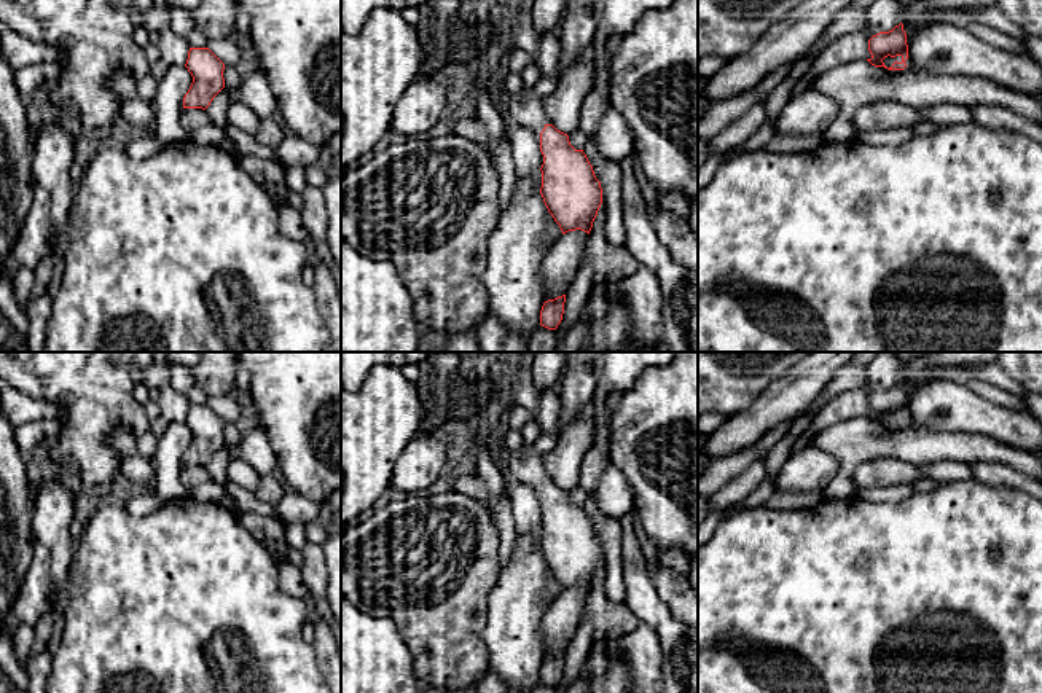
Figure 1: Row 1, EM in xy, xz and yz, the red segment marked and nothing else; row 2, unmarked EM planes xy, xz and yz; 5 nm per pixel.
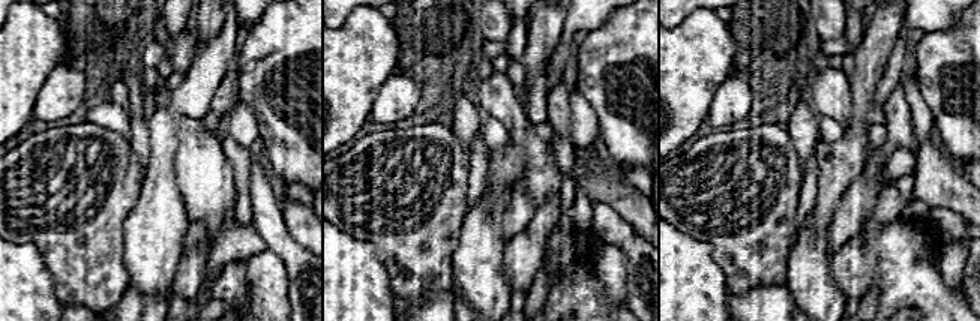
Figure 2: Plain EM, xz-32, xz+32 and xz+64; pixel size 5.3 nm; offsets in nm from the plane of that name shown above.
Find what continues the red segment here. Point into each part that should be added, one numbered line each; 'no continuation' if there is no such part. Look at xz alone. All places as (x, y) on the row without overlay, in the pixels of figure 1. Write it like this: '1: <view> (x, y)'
1: xz (524, 465)

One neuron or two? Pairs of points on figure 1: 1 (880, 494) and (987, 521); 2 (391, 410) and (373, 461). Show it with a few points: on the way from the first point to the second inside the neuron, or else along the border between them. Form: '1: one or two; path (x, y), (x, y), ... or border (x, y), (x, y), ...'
1: two; border (916, 491), (899, 501), (862, 499)
2: one; path (378, 422), (373, 427), (373, 448)

